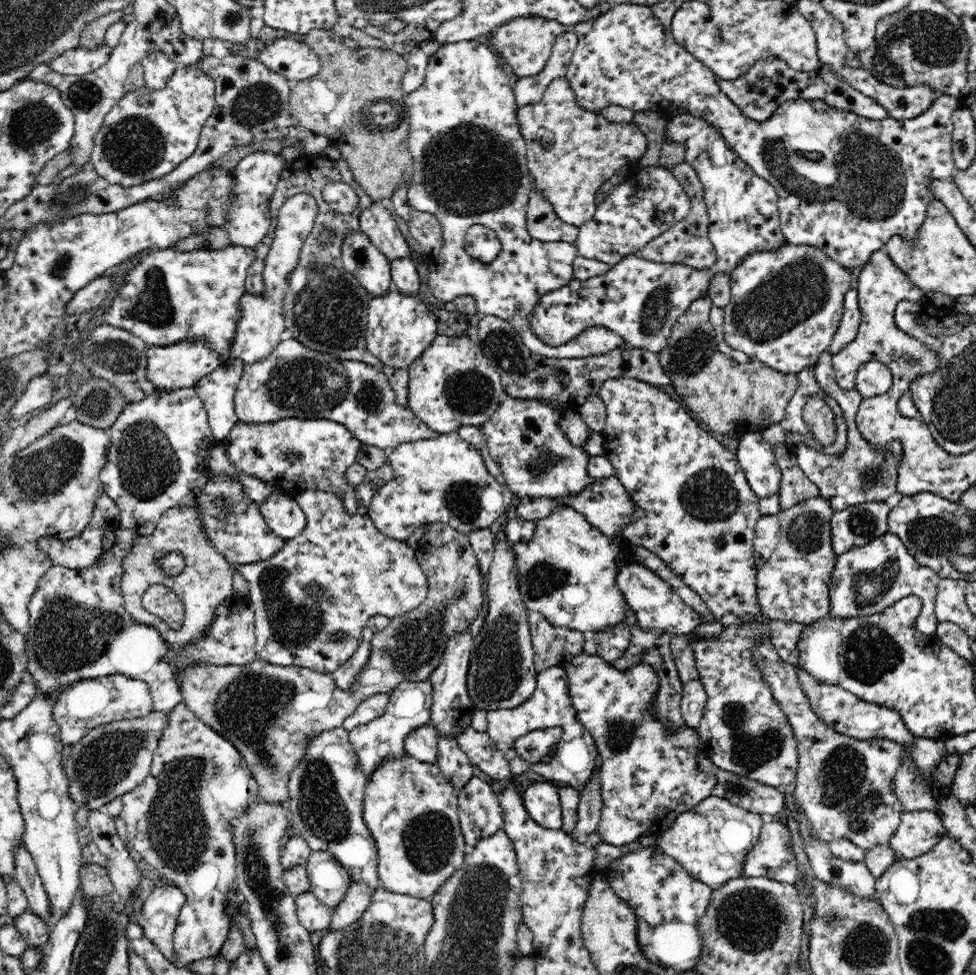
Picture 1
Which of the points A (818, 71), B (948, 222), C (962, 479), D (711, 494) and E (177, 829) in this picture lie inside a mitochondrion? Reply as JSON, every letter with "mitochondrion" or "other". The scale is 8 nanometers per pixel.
{"A":"other","B":"other","C":"other","D":"mitochondrion","E":"mitochondrion"}

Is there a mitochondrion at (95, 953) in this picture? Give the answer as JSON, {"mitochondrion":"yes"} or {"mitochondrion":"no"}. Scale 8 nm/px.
{"mitochondrion":"yes"}

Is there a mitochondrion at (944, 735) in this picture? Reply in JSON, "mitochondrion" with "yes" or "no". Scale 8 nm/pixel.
{"mitochondrion":"no"}

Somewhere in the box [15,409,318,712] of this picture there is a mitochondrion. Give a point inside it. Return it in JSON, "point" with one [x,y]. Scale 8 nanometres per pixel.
{"point":[68,637]}

